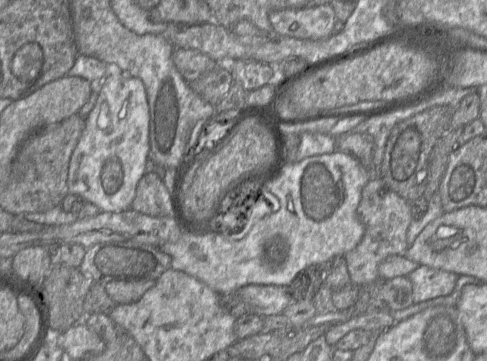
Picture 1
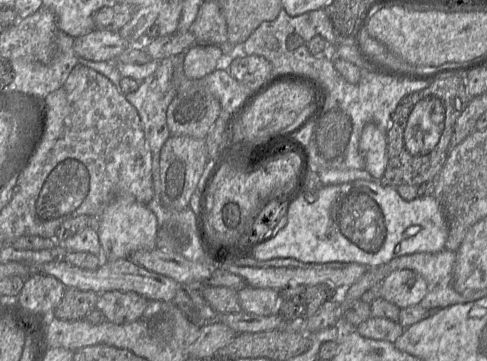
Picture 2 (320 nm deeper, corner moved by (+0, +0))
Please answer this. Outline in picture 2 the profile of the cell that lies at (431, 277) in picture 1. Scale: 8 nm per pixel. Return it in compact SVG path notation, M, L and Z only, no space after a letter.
M413 270L393 271L381 285L381 297L400 309L418 305L428 291L424 278Z

